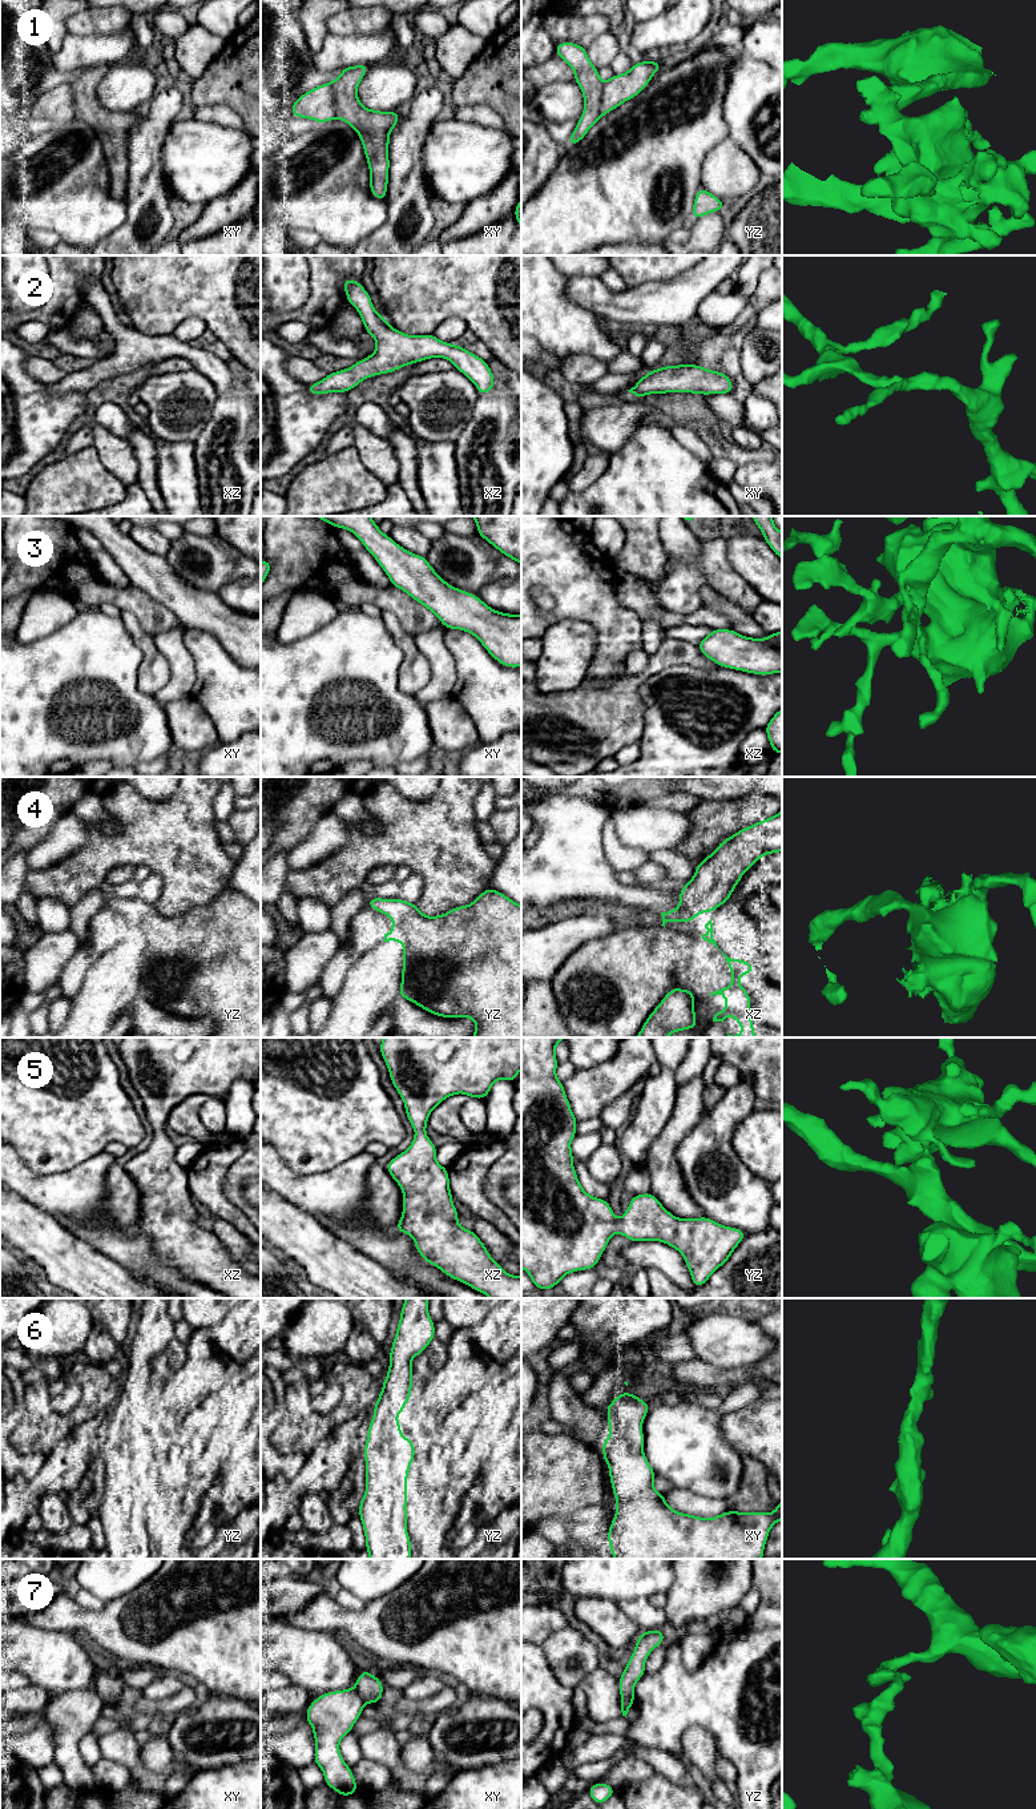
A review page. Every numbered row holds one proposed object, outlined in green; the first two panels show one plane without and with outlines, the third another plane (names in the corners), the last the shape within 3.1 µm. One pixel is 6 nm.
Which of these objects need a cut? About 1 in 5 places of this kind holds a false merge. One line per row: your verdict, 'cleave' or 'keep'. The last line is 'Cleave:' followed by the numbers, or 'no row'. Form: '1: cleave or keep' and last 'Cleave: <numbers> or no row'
1: keep
2: keep
3: keep
4: keep
5: keep
6: keep
7: keep
Cleave: no row

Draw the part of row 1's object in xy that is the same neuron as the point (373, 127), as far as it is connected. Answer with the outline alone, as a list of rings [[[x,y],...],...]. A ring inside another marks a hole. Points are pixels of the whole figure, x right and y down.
[[[359,64],[340,68],[342,73],[328,84],[318,85],[297,97],[291,116],[310,118],[319,124],[334,118],[347,122],[359,136],[370,169],[370,192],[384,201],[390,170],[390,132],[400,114],[395,110],[367,109],[358,97],[358,85],[370,65]]]

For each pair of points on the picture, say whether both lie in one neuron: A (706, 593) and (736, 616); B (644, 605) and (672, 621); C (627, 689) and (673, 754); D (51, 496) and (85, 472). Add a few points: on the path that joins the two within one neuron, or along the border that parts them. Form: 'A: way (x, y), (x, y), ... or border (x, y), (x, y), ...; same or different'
A: way (713, 600), (729, 609); same
B: way (650, 608), (665, 617); same
C: border (644, 681), (639, 688), (639, 741); different
D: way (59, 491), (77, 480); same

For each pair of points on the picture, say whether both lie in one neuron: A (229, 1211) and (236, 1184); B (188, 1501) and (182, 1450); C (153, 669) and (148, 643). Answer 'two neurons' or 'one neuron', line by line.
A: two neurons
B: one neuron
C: one neuron

